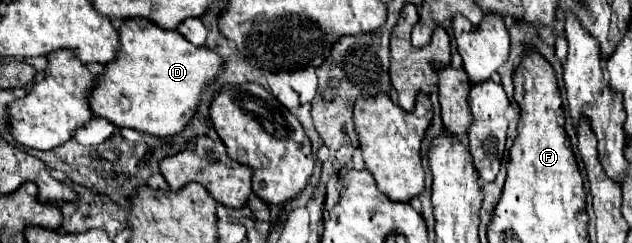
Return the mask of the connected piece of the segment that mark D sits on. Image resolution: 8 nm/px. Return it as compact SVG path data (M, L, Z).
M144 18L126 20L118 32L122 44L120 56L112 64L106 64L106 72L98 76L98 86L92 88L92 110L96 110L96 116L106 118L120 128L134 128L158 138L180 134L198 112L202 94L214 84L216 74L224 66L224 58L208 48L194 46L178 30L168 32Z

